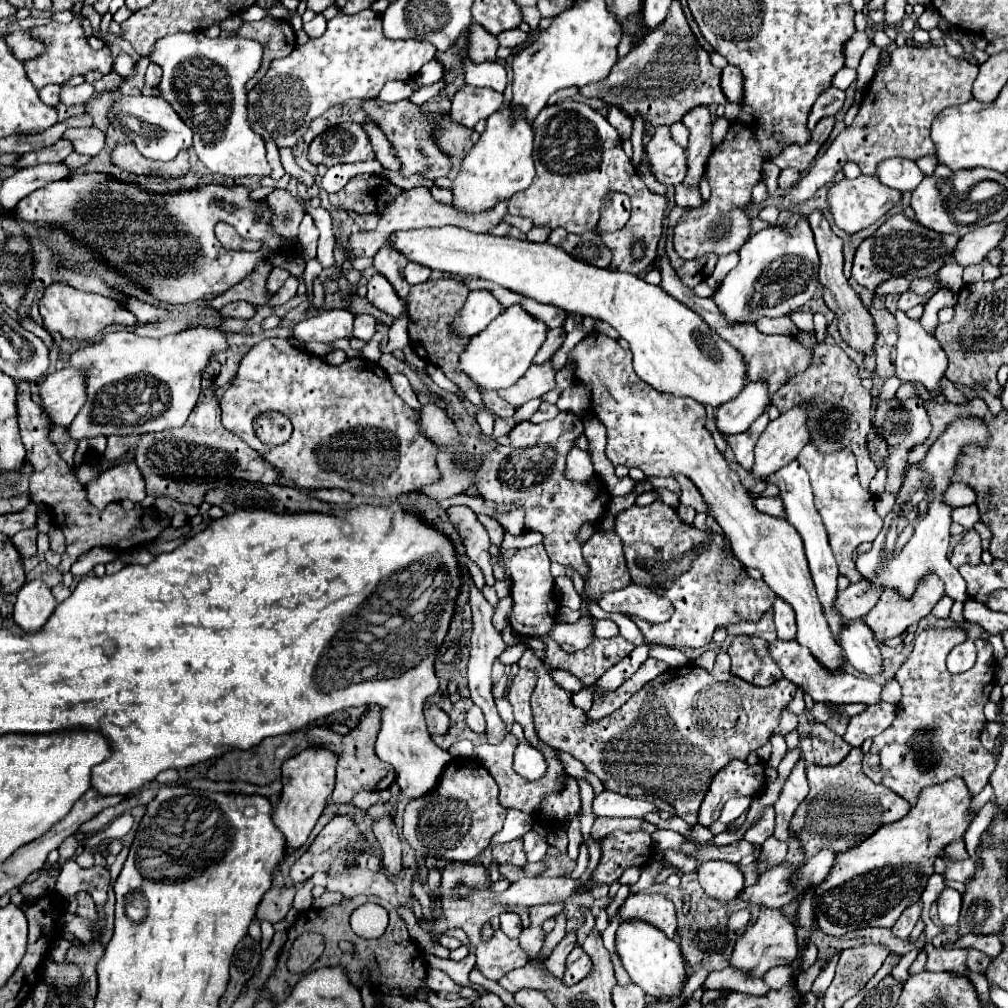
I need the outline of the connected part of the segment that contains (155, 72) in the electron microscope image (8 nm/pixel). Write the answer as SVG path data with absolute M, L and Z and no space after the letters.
M150 63L146 71L146 87L156 87L160 79L162 79L162 69L156 63Z

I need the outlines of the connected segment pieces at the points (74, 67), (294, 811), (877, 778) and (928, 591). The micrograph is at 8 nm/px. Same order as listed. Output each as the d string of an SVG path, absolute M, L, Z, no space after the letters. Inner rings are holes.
M74 19L72 23L64 25L64 23L48 23L48 25L42 25L42 27L30 27L26 31L32 39L36 41L42 41L44 43L44 53L34 57L34 59L28 59L24 61L24 67L26 67L26 73L30 77L30 81L34 83L36 89L42 89L44 85L50 85L50 83L64 83L66 79L74 77L74 75L86 75L88 71L100 71L100 73L110 73L112 71L112 53L110 53L110 47L104 45L102 49L92 49L86 35L84 35L84 29L82 25Z
M324 747L306 749L294 757L290 757L282 765L282 795L280 805L274 809L274 823L286 837L286 851L294 851L306 843L310 831L314 829L322 809L328 803L328 797L334 791L334 777L336 777L336 761L338 755L334 751L326 751Z
M960 625L950 629L926 629L914 639L914 651L896 673L896 681L902 685L902 701L896 705L896 719L882 735L874 737L870 753L864 755L864 773L874 783L896 791L908 803L916 803L924 787L944 783L952 777L966 779L970 795L978 795L996 767L992 751L986 751L980 743L984 729L982 709L996 681L996 659L990 643L984 645L984 641L976 641L976 665L966 673L952 675L946 669L946 655L962 641L966 641L966 631ZM922 743L928 743L922 753L924 757L920 757Z
M926 575L926 579L922 579L922 583L918 583L912 599L902 599L902 595L898 595L898 591L884 591L882 597L878 599L878 603L874 605L874 609L864 617L864 621L870 625L876 639L884 641L884 639L902 635L906 631L906 627L924 619L932 611L932 607L940 601L942 595L944 595L944 583L938 581L936 575Z

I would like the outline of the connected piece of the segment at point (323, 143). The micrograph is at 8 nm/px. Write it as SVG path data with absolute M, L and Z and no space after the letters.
M340 123L330 127L326 133L318 135L308 149L308 157L316 165L332 167L336 163L356 163L374 159L374 151L368 135L358 123Z

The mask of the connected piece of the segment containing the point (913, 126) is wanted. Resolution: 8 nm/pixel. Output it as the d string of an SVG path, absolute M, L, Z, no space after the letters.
M896 47L890 61L878 67L876 75L868 83L854 123L832 141L820 159L816 159L804 179L780 201L780 207L788 209L794 203L810 199L816 189L830 183L834 175L842 171L846 161L860 165L864 175L874 175L878 163L890 157L916 161L920 157L934 155L934 141L930 139L932 121L946 107L966 103L974 97L972 83L976 75L978 65L972 65L960 57L950 57L944 47Z

